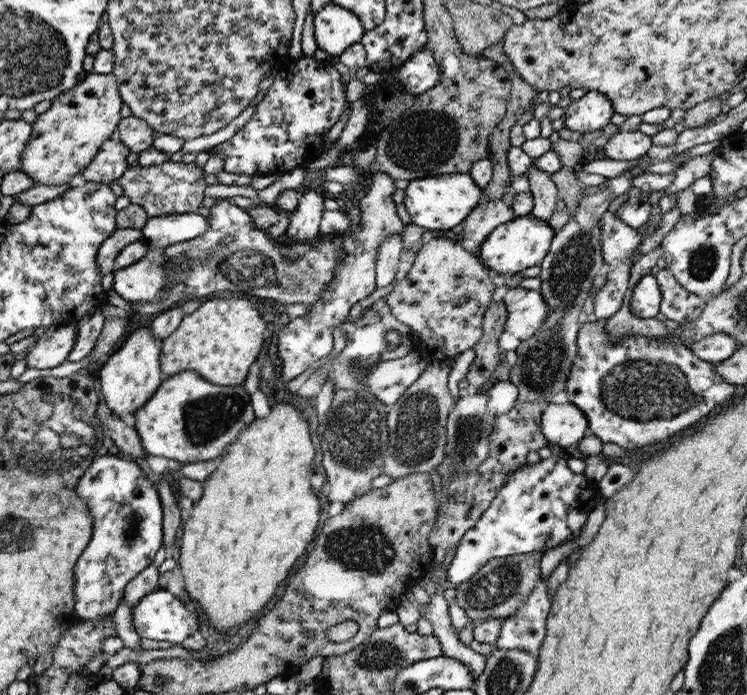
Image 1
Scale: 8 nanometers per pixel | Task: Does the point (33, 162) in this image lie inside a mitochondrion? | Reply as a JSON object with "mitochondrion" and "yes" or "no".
{"mitochondrion":"no"}

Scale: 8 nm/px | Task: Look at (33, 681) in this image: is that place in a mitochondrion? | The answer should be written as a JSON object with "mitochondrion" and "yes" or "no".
{"mitochondrion":"no"}

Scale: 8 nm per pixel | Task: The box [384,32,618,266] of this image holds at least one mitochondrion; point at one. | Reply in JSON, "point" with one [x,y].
{"point":[419,143]}

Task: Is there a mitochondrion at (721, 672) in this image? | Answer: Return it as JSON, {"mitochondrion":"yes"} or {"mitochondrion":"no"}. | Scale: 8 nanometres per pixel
{"mitochondrion":"yes"}

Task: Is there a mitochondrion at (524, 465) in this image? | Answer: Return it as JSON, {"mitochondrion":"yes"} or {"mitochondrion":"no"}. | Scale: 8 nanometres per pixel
{"mitochondrion":"no"}

